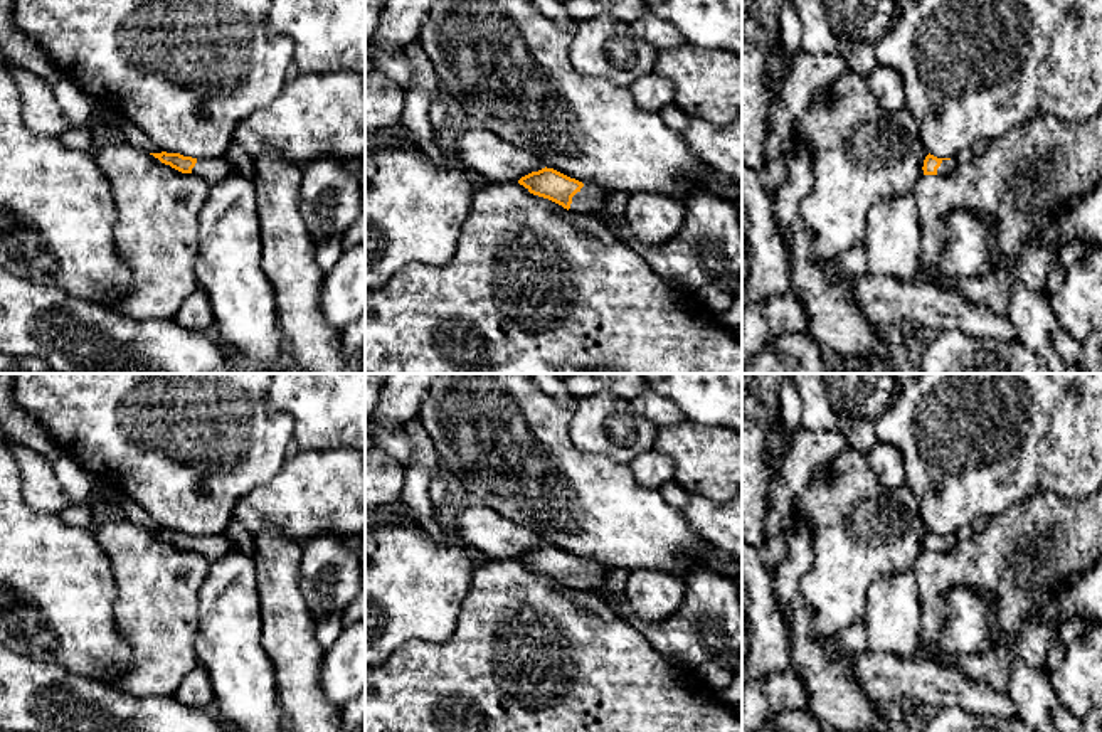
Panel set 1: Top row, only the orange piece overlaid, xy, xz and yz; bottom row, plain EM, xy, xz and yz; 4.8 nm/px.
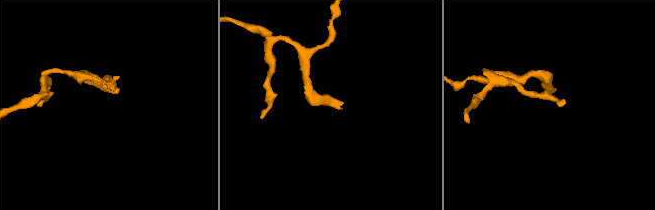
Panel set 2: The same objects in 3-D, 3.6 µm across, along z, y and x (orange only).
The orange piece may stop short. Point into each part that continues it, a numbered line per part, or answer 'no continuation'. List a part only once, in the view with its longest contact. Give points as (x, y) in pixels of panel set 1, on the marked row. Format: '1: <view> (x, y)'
1: xz (707, 251)

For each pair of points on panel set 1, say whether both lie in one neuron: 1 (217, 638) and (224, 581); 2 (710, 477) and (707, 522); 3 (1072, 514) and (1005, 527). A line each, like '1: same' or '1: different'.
1: same
2: different
3: same

